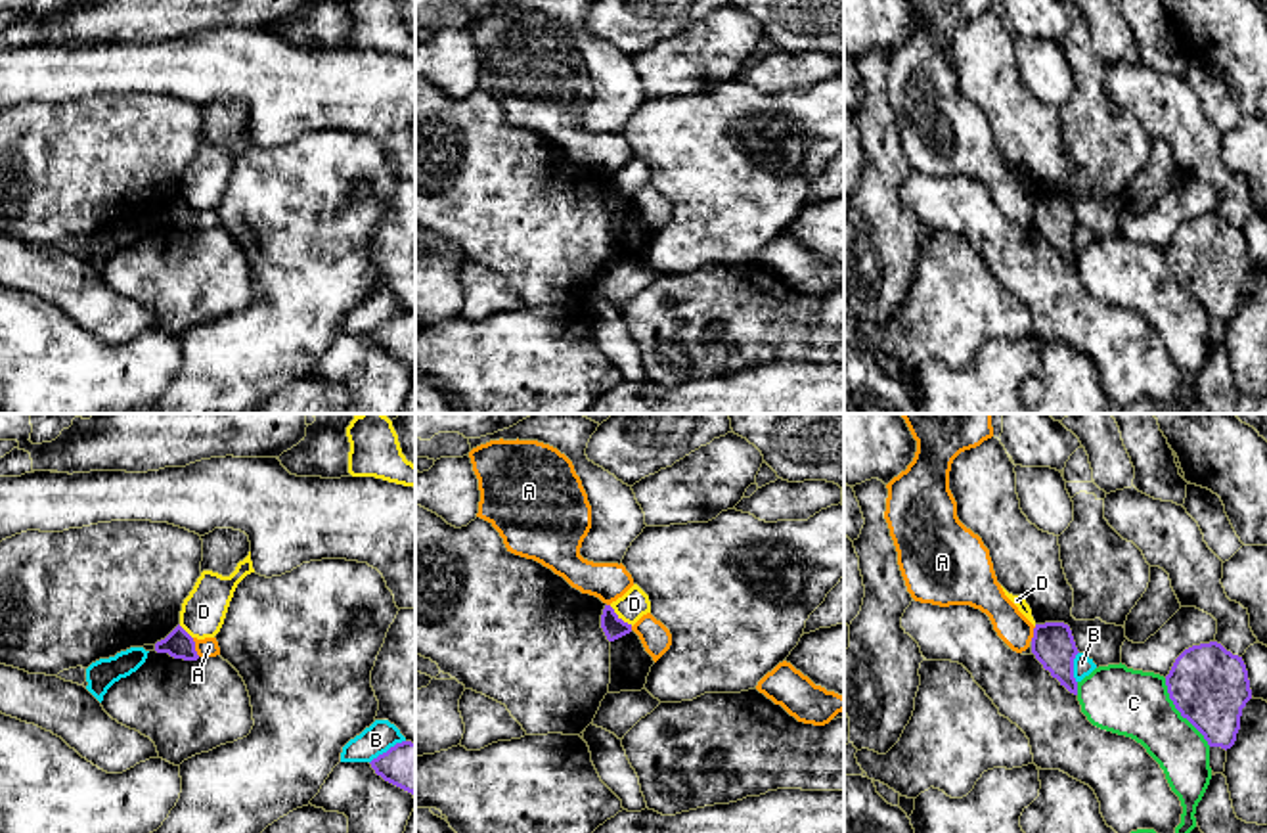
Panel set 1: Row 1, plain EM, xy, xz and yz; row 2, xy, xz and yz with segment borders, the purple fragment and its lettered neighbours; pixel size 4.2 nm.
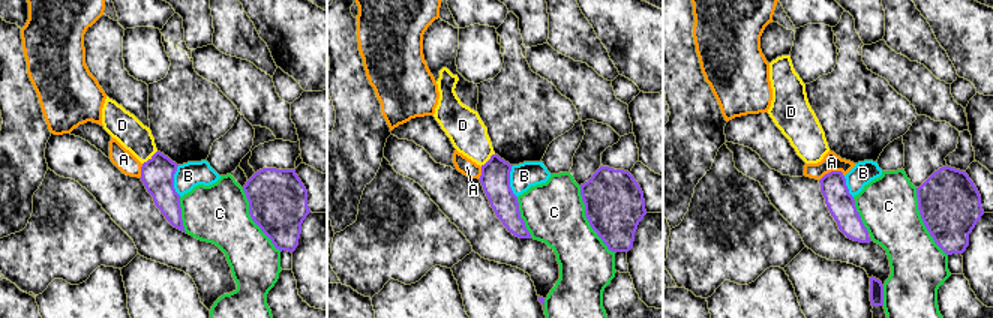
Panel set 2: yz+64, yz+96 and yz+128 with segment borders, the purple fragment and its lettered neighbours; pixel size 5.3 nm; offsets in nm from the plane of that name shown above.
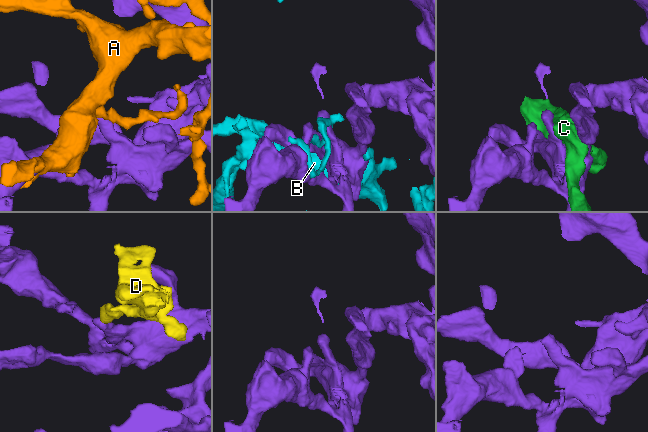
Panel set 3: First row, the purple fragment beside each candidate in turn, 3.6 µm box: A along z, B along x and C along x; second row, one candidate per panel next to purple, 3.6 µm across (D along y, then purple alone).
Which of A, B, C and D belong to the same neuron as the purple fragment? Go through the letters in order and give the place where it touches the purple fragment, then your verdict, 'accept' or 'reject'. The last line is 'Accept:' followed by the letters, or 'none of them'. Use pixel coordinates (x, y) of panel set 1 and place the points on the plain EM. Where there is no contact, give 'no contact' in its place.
A: xy (194, 219) | reject
B: yz (1072, 238) | reject
C: yz (1179, 282) | reject
D: xz (621, 190) | reject
Accept: none of them

